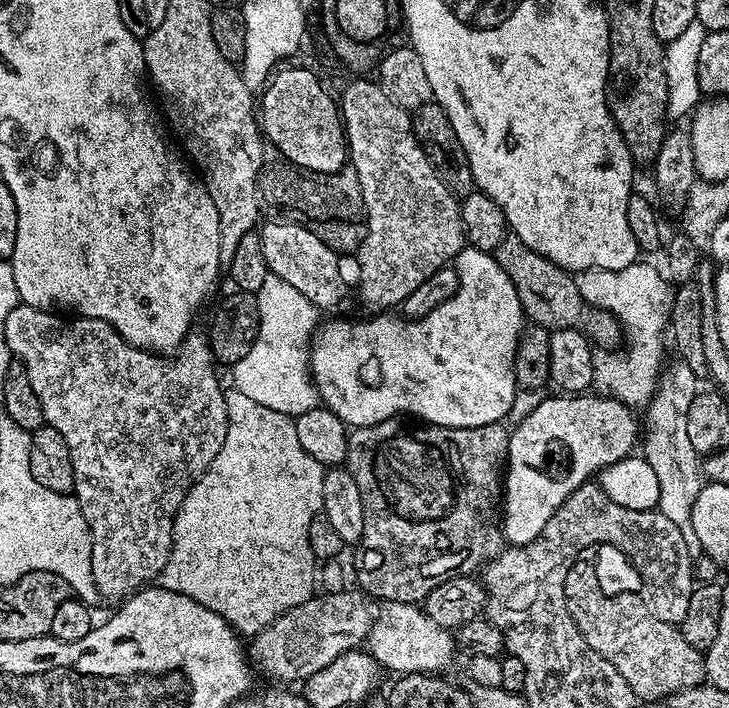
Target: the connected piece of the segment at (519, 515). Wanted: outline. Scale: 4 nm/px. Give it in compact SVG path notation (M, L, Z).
M555 394L556 396L545 395L538 406L534 406L534 410L530 410L530 414L526 414L526 418L522 418L511 429L512 438L510 440L510 479L508 479L508 506L502 511L502 531L504 539L509 545L529 544L534 542L534 538L538 538L538 534L542 532L546 526L546 522L550 522L550 518L554 516L554 510L558 510L558 506L562 506L562 502L566 502L566 498L570 498L570 494L574 494L574 490L578 490L583 484L589 483L597 474L599 474L606 466L610 466L614 462L618 462L622 458L633 455L637 451L638 441L642 436L642 424L638 419L637 413L628 405L623 404L621 400L616 400L613 396L603 394Z

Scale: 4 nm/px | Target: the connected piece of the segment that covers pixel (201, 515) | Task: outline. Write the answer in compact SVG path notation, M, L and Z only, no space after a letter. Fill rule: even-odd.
M234 386L225 391L224 401L228 415L226 442L222 442L222 450L218 450L214 462L210 462L208 469L192 483L188 493L184 495L182 506L176 512L172 523L172 549L168 555L168 563L172 566L160 571L158 584L161 588L178 589L182 594L186 594L186 598L194 598L194 602L198 602L212 610L214 614L218 614L230 627L235 628L237 633L251 638L275 622L282 614L289 612L294 606L302 606L302 602L309 600L317 591L318 561L316 555L310 550L308 535L310 534L310 522L314 522L314 518L324 511L322 478L326 468L314 458L310 458L310 454L306 454L306 450L302 450L302 442L298 442L298 430L293 417L278 414L278 410L270 410L266 406L261 406L259 402L246 398L246 394L242 394ZM175 564L180 564L180 572L175 568Z

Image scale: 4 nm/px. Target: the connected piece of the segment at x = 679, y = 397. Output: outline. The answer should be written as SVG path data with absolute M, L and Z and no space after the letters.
M674 360L661 371L659 386L644 414L644 435L642 438L642 455L650 462L657 475L659 502L657 511L664 509L664 500L684 500L684 488L697 488L704 485L702 466L698 464L700 454L694 450L687 436L687 411L700 388L699 379L686 366L684 361Z

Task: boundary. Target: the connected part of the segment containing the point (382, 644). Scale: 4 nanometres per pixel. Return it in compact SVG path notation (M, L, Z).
M383 601L375 613L372 629L368 632L366 650L380 665L395 674L409 672L426 672L429 674L443 673L443 668L452 660L452 651L458 645L449 629L438 626L423 609L406 602Z

